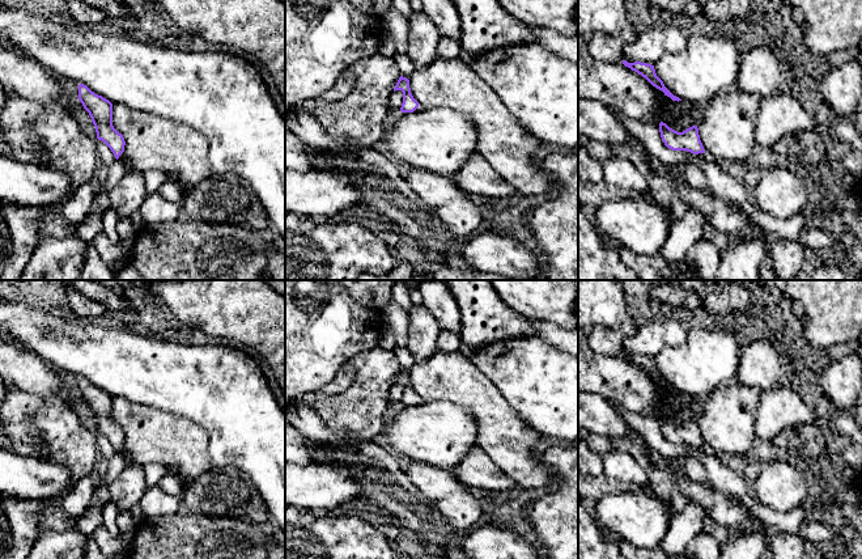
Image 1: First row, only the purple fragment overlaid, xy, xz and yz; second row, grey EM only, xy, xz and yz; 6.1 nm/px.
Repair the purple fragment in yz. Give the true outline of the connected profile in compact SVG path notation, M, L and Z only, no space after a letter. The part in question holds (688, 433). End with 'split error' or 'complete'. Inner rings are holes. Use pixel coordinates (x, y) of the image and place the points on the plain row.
M659 416L659 425L664 439L672 444L687 444L708 454L710 450L705 445L700 433L697 419L692 419L683 425L670 422L666 416Z; split error

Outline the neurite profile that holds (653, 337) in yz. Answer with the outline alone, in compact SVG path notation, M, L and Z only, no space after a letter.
M671 317L640 322L633 336L625 336L624 353L654 359L667 347L679 347L688 338L689 325Z

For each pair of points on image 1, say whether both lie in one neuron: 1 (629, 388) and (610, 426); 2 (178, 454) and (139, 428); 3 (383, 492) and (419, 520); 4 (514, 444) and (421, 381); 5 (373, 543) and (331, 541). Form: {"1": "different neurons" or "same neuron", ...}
{"1": "different neurons", "2": "same neuron", "3": "same neuron", "4": "same neuron", "5": "same neuron"}

